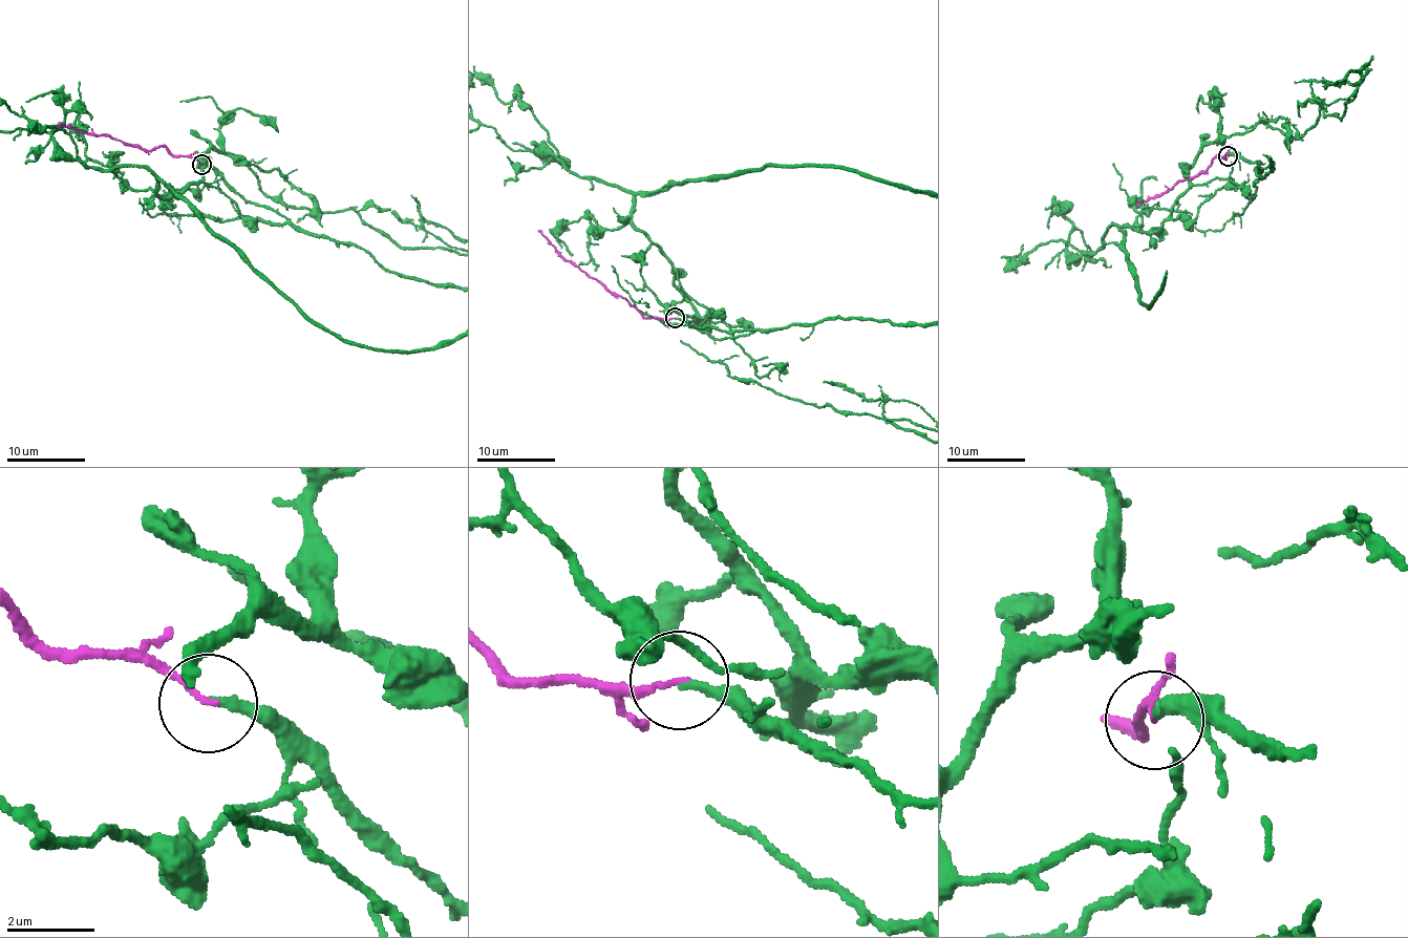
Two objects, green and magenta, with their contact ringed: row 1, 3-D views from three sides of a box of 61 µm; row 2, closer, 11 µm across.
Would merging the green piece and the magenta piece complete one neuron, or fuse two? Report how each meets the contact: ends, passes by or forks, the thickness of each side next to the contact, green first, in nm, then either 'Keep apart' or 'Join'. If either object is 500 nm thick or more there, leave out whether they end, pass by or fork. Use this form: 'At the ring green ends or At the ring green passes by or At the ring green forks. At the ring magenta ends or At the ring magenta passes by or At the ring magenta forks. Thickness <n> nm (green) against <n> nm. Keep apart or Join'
At the ring green ends. At the ring magenta ends. Thickness 240 nm (green) against 100 nm. Join

